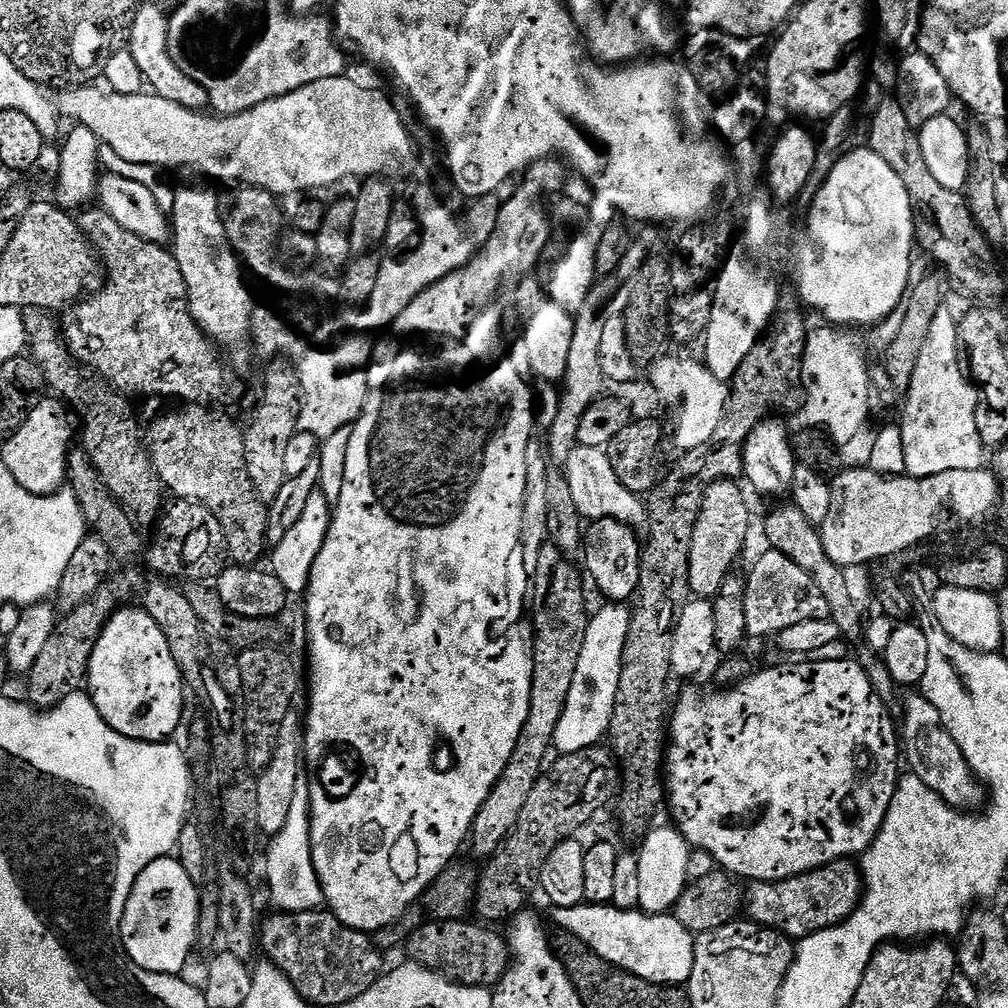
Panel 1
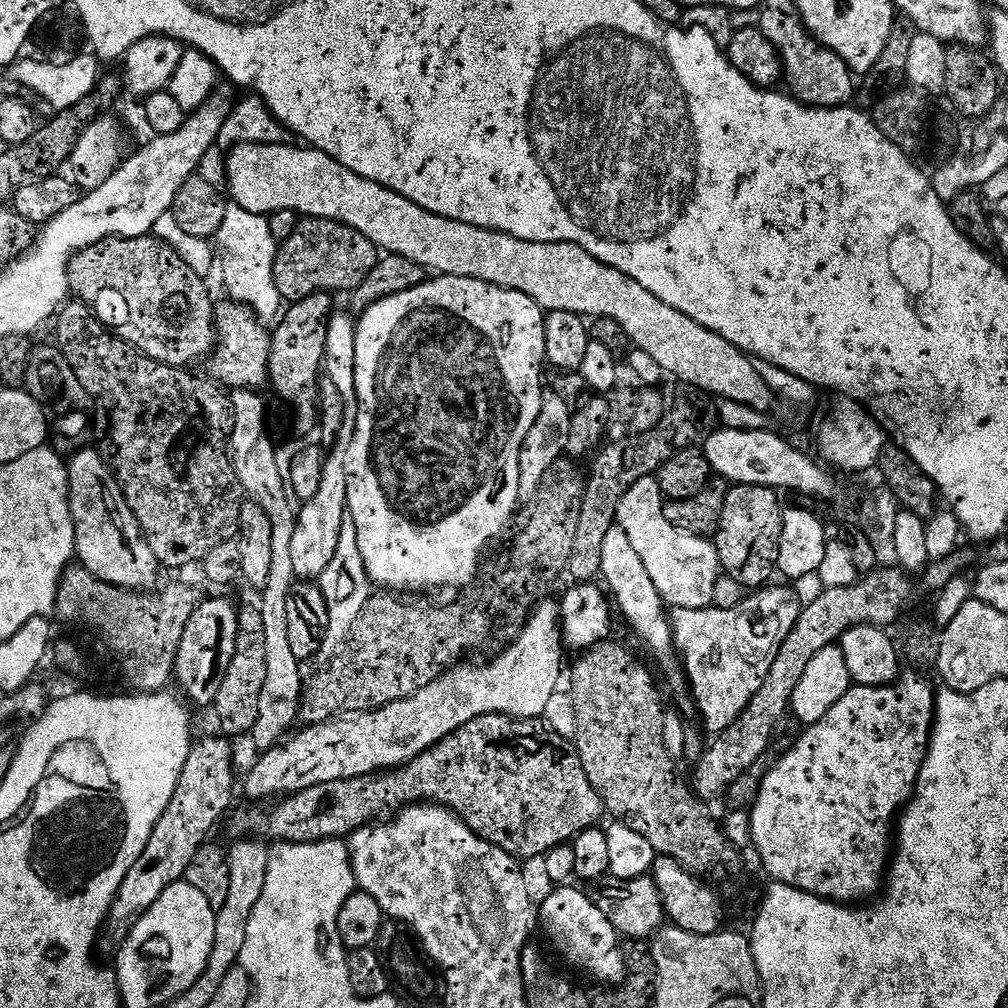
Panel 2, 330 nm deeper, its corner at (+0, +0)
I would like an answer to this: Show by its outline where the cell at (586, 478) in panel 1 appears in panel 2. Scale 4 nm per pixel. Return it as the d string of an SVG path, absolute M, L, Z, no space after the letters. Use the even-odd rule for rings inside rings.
M647 476L626 490L626 498L618 504L616 523L630 537L630 546L642 558L658 594L669 609L685 608L698 610L713 607L714 588L722 574L718 550L711 539L703 535L677 528L670 523L664 513L666 497L655 476Z

